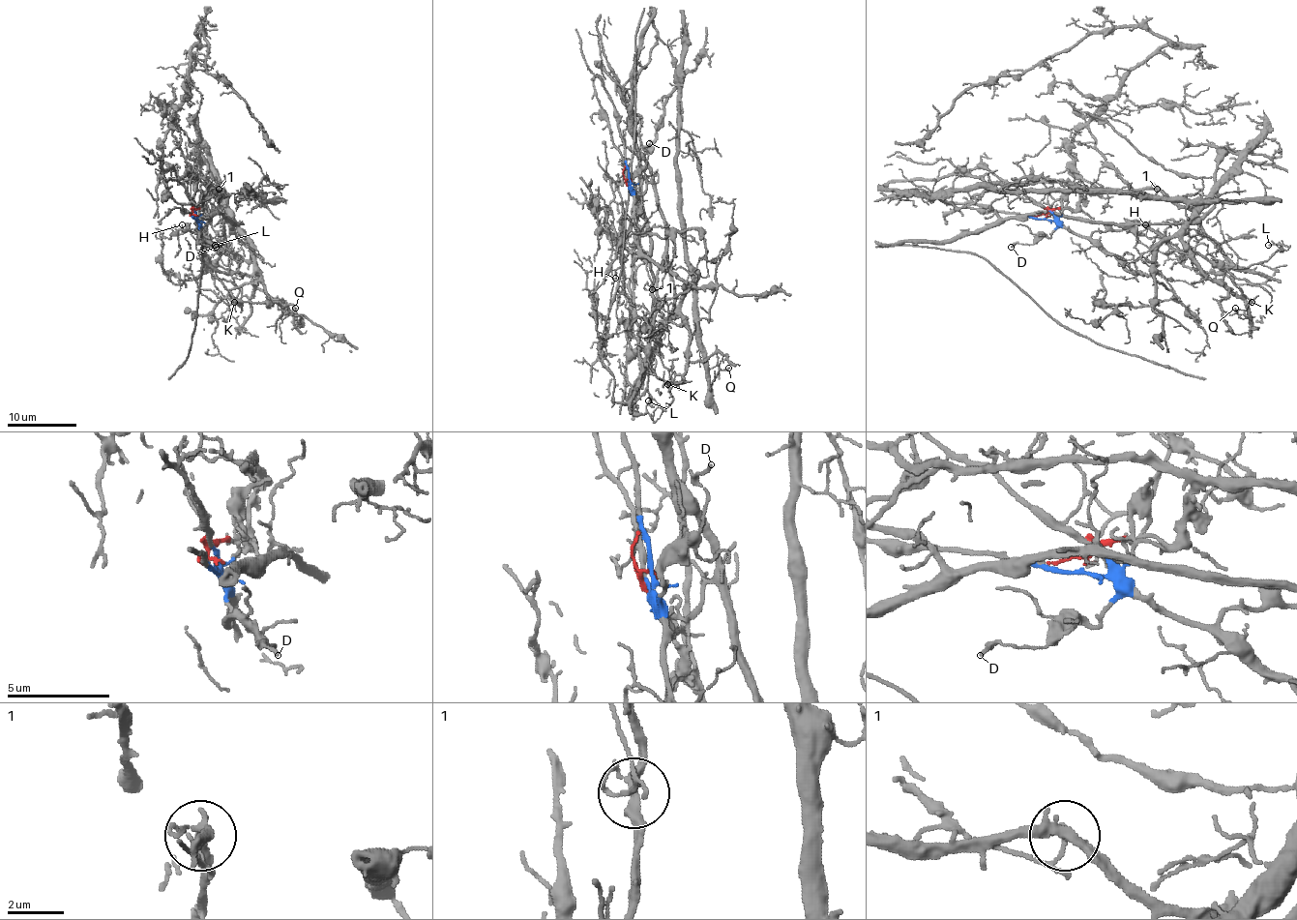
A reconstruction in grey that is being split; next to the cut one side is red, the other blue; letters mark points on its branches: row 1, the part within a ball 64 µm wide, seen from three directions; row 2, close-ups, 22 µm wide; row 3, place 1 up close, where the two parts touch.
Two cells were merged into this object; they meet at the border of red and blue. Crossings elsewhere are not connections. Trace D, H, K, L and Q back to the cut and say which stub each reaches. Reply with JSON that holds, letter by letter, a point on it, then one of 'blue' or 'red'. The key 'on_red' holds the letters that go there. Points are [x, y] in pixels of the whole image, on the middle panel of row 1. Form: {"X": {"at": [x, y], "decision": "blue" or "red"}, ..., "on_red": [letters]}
{"D": {"at": [649, 143], "decision": "blue"}, "H": {"at": [615, 278], "decision": "blue"}, "K": {"at": [667, 384], "decision": "blue"}, "L": {"at": [648, 400], "decision": "red"}, "Q": {"at": [728, 368], "decision": "blue"}, "on_red": ["L"]}

